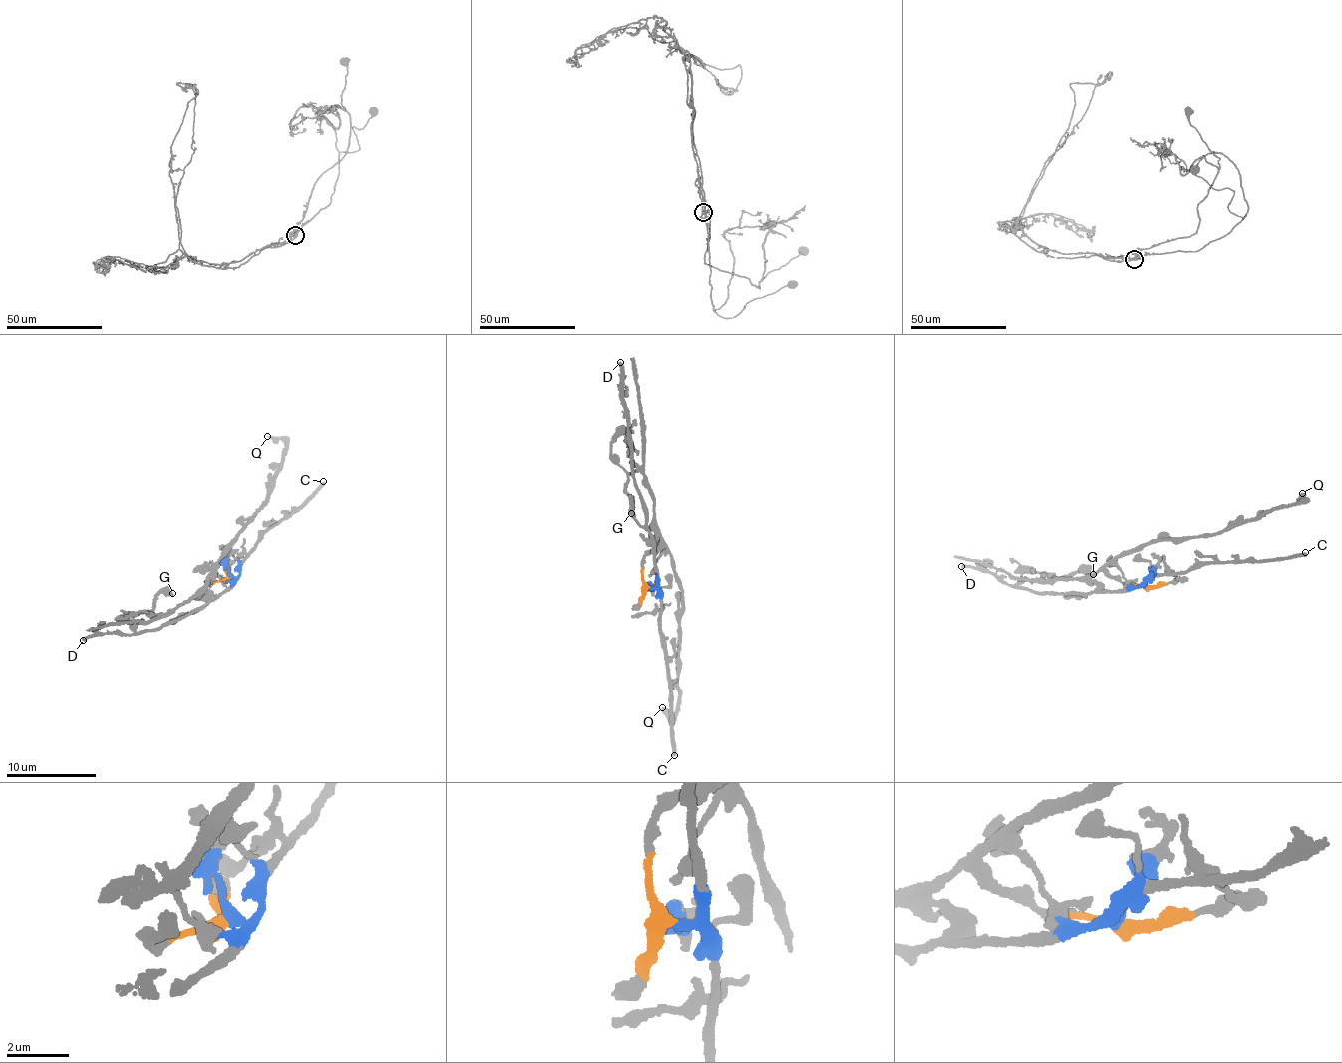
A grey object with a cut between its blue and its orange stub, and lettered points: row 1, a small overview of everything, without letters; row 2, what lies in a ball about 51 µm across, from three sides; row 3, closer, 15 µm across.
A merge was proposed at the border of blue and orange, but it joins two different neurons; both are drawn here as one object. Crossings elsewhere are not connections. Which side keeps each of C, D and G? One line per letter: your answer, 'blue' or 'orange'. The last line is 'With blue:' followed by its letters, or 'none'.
C: blue
D: blue
G: orange
With blue: C, D

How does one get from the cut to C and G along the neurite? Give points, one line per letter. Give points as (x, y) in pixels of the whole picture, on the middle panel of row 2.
C: (648, 588), (657, 590), (661, 603), (660, 628), (665, 647), (674, 754)
G: (648, 588), (643, 557), (660, 538), (654, 498), (642, 472), (631, 473), (627, 487), (632, 514)

